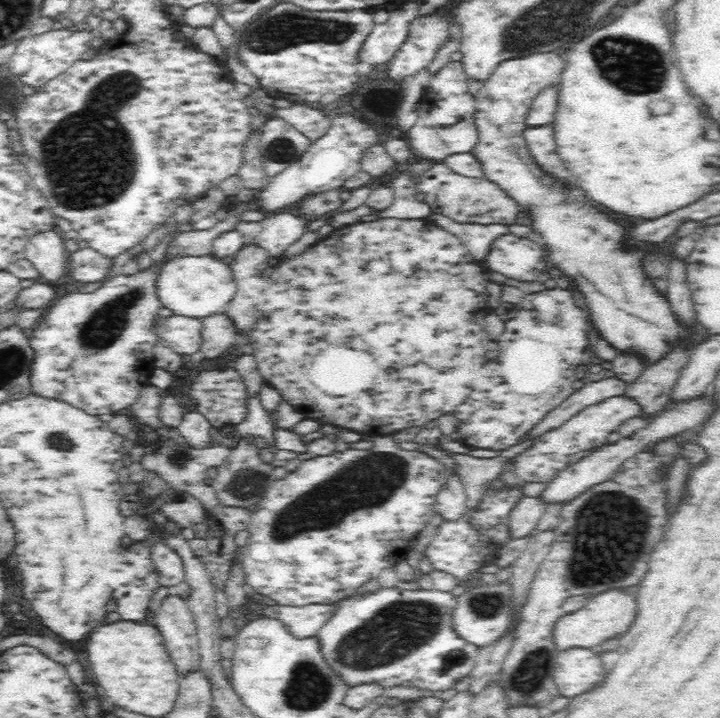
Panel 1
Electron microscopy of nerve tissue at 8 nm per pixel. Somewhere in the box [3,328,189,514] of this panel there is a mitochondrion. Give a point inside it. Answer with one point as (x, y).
(65, 434)

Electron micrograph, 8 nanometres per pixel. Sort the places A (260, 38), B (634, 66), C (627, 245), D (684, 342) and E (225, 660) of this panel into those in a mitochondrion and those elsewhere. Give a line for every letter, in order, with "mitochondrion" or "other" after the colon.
A: mitochondrion
B: mitochondrion
C: other
D: other
E: other

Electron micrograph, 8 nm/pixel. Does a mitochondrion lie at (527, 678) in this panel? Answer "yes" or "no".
yes

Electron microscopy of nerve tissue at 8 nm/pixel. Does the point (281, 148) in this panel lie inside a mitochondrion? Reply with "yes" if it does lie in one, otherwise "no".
yes

